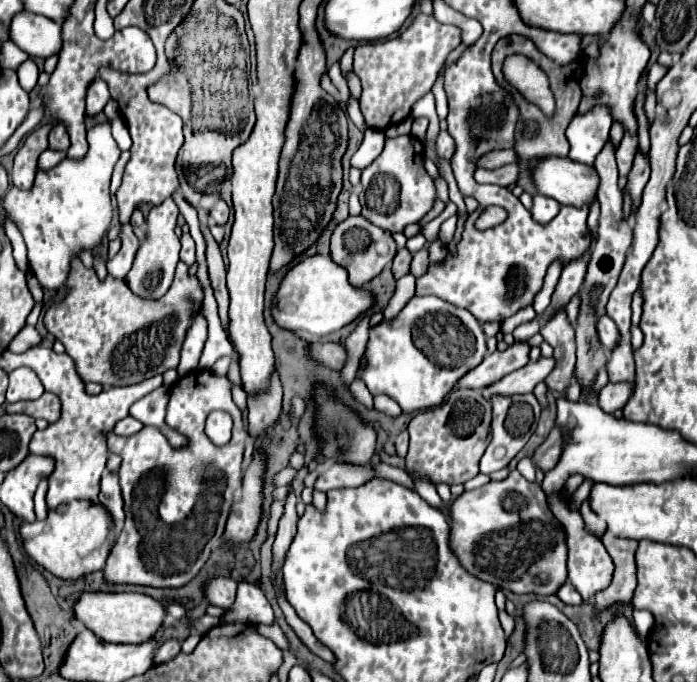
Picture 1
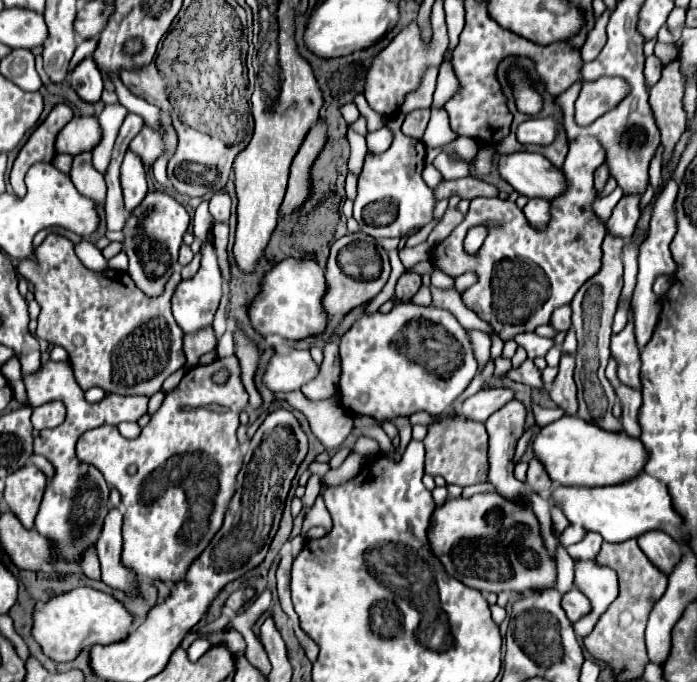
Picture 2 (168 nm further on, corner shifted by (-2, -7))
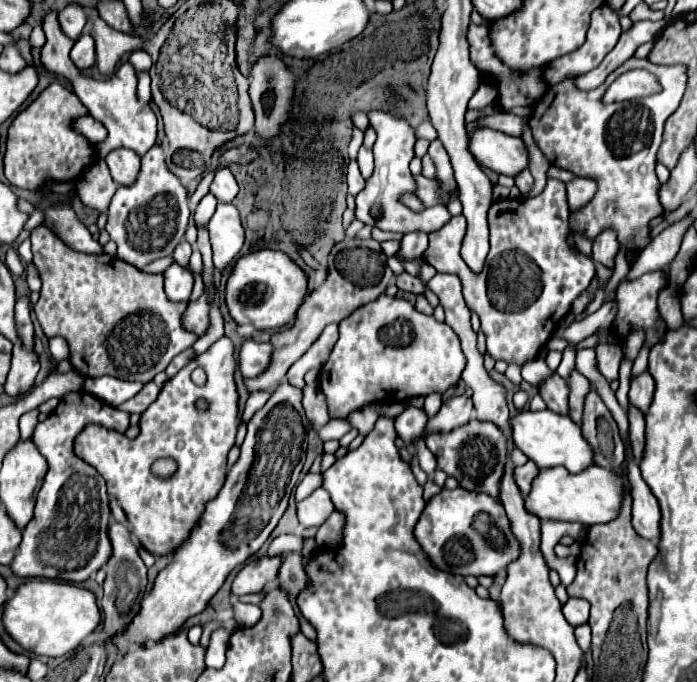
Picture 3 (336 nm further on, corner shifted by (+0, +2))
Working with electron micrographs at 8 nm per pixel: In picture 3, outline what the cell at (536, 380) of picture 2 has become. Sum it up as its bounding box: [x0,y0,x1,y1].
[539,373,569,415]

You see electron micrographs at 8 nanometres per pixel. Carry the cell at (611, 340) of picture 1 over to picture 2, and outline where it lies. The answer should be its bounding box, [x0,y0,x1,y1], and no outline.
[611,306,641,390]

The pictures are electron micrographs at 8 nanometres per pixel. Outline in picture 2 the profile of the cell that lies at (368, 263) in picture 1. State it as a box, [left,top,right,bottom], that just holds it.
[323,234,391,318]

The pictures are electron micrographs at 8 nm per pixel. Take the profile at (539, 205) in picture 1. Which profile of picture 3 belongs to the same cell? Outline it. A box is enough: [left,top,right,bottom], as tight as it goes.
[515,169,533,195]

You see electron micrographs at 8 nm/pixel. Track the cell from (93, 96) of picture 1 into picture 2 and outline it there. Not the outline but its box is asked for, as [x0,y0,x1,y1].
[69,56,103,102]

